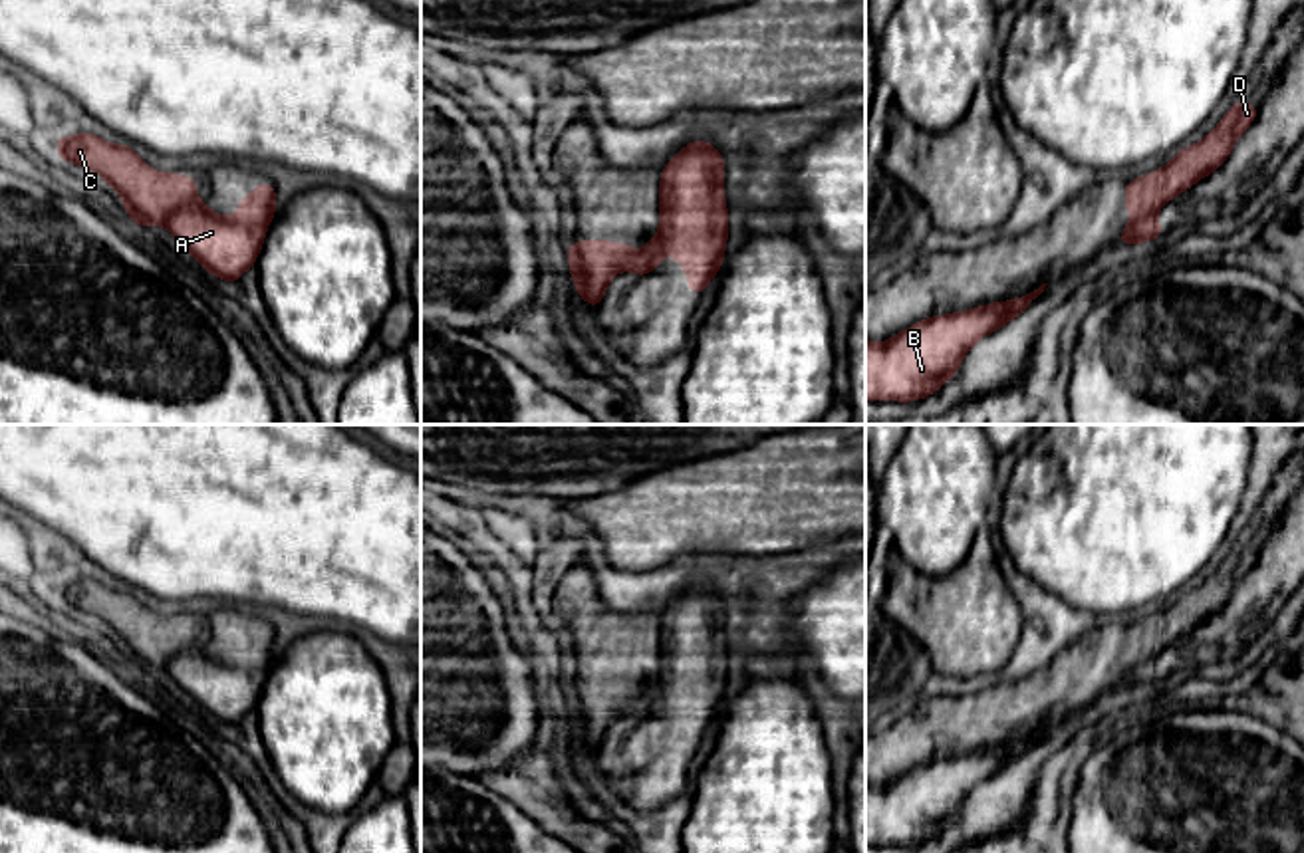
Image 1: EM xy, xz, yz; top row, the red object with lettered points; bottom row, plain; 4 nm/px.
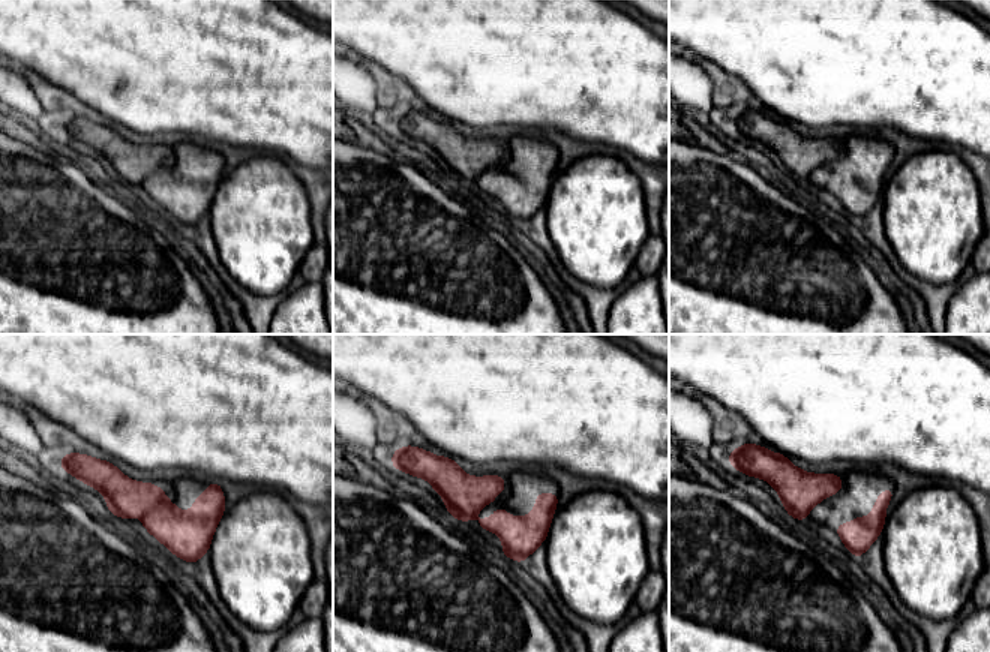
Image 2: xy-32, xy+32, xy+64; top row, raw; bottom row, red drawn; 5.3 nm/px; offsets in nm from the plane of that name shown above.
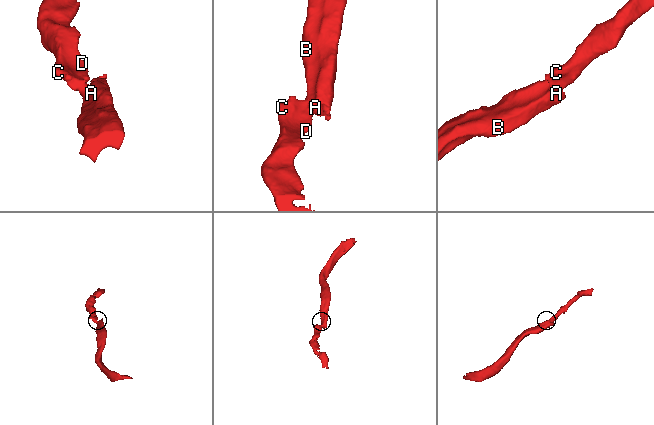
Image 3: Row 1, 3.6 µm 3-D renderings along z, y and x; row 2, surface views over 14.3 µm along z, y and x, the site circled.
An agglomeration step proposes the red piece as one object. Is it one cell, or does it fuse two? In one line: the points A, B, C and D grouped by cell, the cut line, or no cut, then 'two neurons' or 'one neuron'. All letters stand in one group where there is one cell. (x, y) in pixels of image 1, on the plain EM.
A B / C D; cut in xy along (195, 641), (163, 667); two neurons

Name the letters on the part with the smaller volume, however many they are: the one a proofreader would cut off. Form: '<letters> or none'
C, D

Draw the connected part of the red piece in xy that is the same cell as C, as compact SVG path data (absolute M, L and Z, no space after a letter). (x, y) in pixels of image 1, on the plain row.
M91 577L56 583L56 599L85 615L99 617L111 629L125 659L143 672L165 665L196 643L196 623L149 613L129 589L111 589Z

